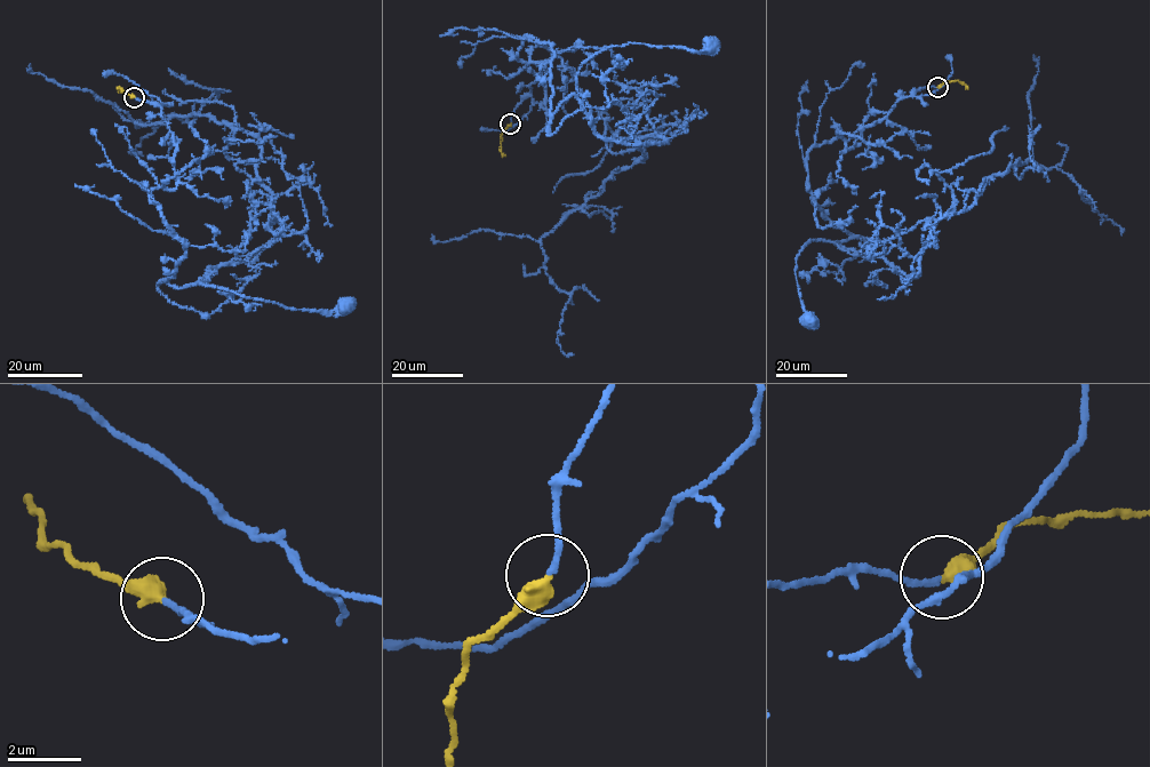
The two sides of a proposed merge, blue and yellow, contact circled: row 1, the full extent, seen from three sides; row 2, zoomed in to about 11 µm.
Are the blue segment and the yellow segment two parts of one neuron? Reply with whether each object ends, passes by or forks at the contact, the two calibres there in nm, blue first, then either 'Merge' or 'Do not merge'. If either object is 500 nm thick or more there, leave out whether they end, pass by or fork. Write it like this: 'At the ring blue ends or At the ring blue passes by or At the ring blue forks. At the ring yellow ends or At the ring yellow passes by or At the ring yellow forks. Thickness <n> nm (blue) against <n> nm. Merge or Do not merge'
Thickness 150 nm (blue) against 500 nm. Merge

